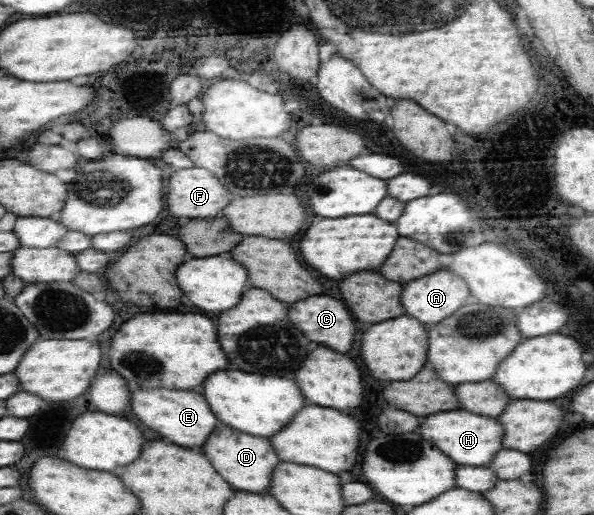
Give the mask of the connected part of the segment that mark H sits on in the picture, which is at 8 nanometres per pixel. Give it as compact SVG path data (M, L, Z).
M445 411L445 413L435 413L427 417L421 423L421 433L427 437L427 441L435 441L443 453L451 453L455 461L461 465L474 465L475 467L487 466L493 457L503 449L503 425L485 415L475 415L469 411Z

